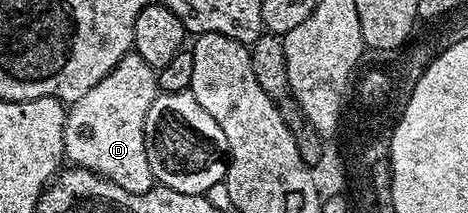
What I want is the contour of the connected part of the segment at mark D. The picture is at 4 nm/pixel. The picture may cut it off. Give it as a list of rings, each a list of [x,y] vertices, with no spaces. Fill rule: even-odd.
[[[128,53],[80,100],[76,100],[67,109],[64,123],[64,158],[79,170],[90,170],[99,174],[112,184],[120,184],[124,192],[146,194],[153,190],[156,183],[152,176],[152,168],[148,168],[148,152],[144,148],[144,116],[148,116],[148,108],[152,108],[152,100],[159,94],[158,75],[154,67],[148,65],[139,54]]]

